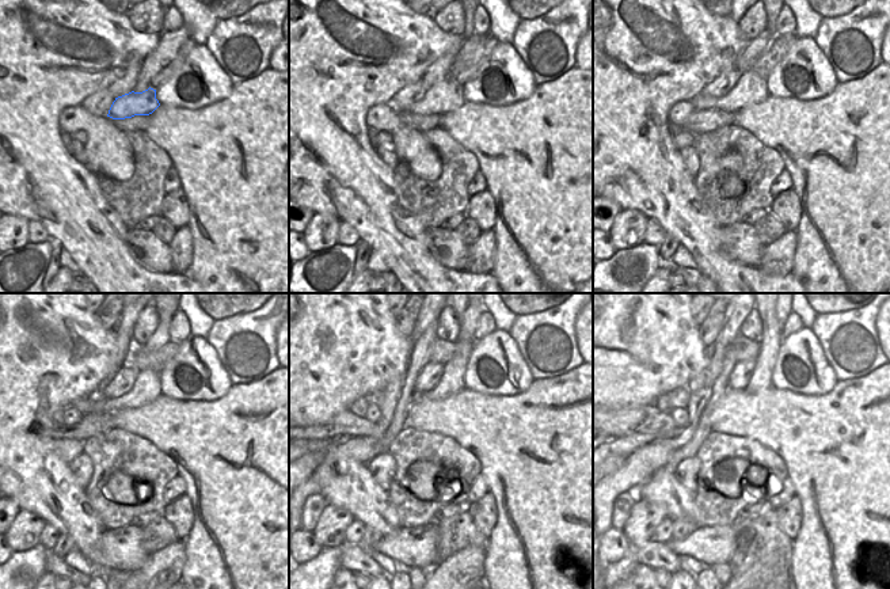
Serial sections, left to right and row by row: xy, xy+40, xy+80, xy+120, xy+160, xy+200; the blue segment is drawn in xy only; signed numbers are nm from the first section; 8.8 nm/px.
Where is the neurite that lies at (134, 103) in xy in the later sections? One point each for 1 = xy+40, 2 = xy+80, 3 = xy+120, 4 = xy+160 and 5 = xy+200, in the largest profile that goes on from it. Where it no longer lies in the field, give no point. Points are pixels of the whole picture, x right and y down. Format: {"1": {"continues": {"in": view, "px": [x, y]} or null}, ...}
{"1": {"continues": {"in": "xy+40", "px": [447, 95]}}, "2": {"continues": {"in": "xy+80", "px": [750, 88]}}, "3": {"continues": {"in": "xy+120", "px": [147, 386]}}, "4": {"continues": {"in": "xy+160", "px": [452, 382]}}, "5": {"continues": {"in": "xy+200", "px": [769, 345]}}}

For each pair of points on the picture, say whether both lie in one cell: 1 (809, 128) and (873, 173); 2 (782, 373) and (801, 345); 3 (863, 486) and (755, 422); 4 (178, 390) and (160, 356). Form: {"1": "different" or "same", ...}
{"1": "same", "2": "same", "3": "same", "4": "different"}

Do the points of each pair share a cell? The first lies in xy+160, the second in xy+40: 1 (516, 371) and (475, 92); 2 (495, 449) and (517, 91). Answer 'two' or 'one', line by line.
1: one
2: two

